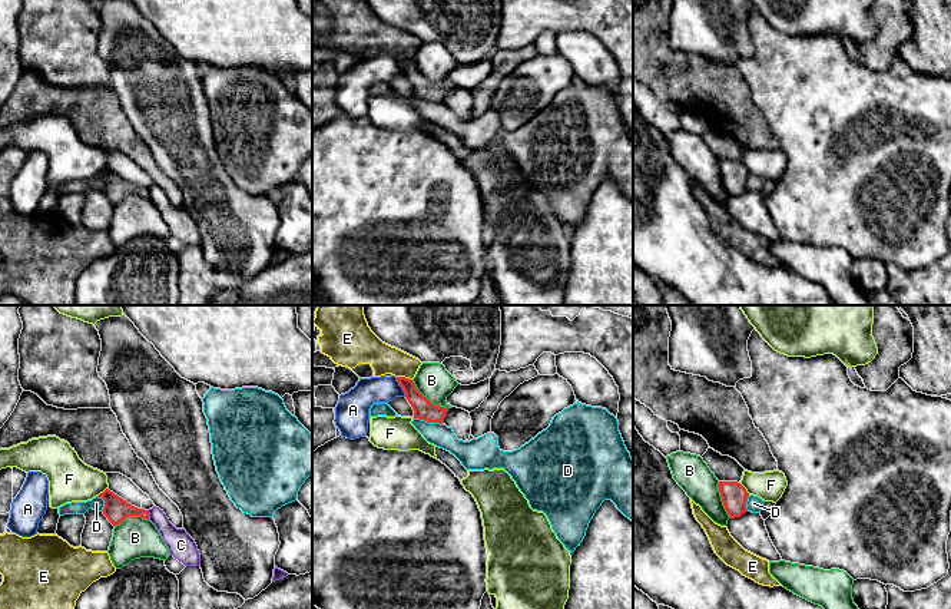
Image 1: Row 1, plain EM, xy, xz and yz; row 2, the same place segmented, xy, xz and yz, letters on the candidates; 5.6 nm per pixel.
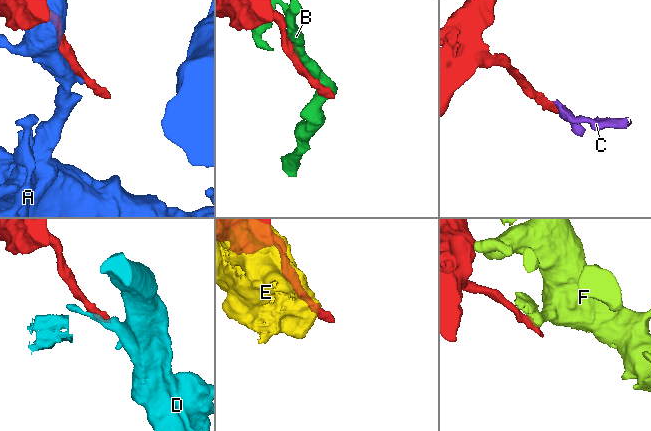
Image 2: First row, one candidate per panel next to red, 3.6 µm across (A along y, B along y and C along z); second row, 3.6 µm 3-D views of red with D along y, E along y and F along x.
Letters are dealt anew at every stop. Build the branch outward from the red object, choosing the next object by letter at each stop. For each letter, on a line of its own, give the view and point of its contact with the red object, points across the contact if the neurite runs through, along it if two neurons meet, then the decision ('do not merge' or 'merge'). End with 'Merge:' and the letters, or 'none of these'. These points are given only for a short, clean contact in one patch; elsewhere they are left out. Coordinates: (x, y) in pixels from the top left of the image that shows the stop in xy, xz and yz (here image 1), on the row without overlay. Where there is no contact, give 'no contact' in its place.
A: meets red in xz at (401, 65); do not merge
B: meets red in xz at (427, 78); do not merge
C: meets red in xy at (148, 194); border along xy (146, 189), (149, 198); do not merge
D: meets red in xz at (427, 99); border along xz (413, 96), (441, 103); do not merge
E: meets red in xz at (404, 56); do not merge
F: meets red in yz at (745, 168); do not merge
Merge: none of these

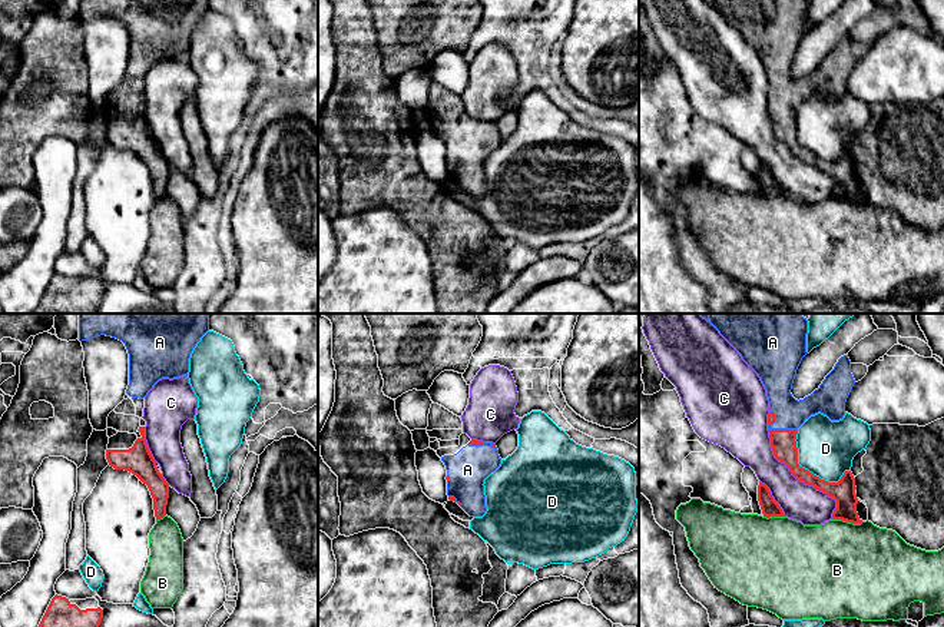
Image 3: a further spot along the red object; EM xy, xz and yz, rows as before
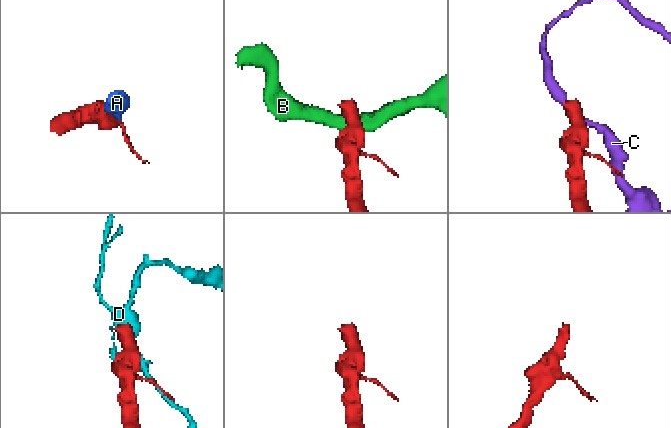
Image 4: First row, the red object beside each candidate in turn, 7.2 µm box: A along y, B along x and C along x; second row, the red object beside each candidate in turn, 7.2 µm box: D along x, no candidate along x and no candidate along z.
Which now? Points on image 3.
A: meets red in yz at (782, 109); merge
B: meets red in yz at (848, 201); do not merge
C: meets red in yz at (800, 159); do not merge
D: meets red in yz at (807, 149); do not merge
Merge: A

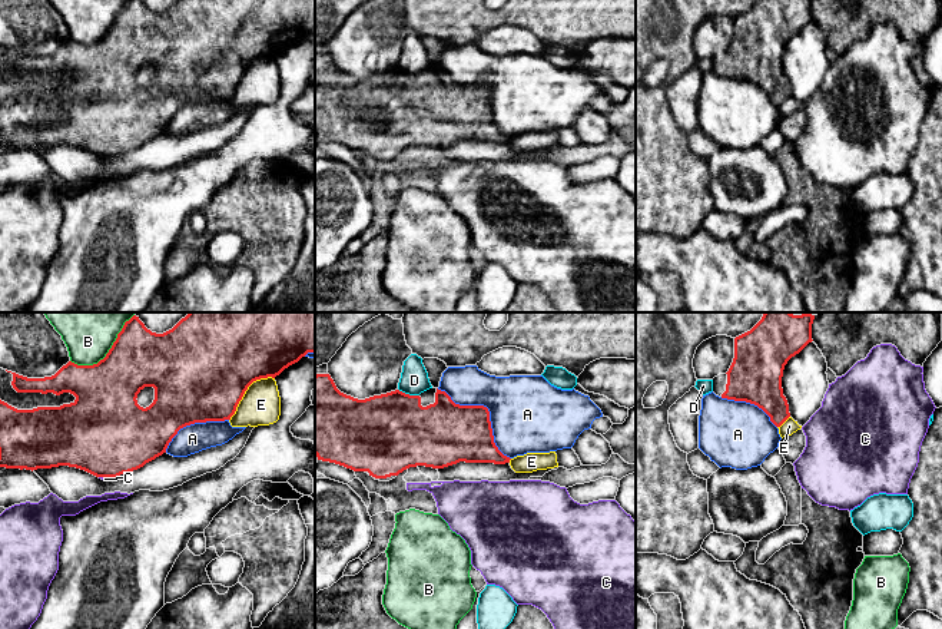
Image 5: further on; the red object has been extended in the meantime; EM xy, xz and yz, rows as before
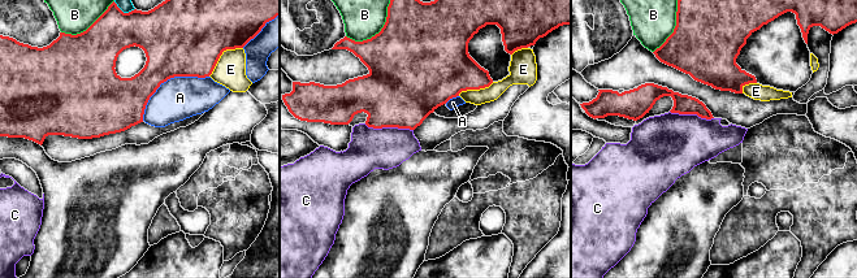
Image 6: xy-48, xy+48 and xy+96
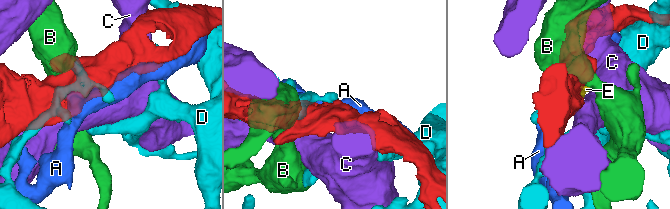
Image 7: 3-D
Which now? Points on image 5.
A: meets red in xz at (487, 89); do not merge
B: meets red in xy at (106, 35); do not merge
C: meets red in xy at (106, 155); do not merge
D: meets red in xz at (408, 73); do not merge
E: meets red in xy at (245, 69); do not merge
Merge: none of these

